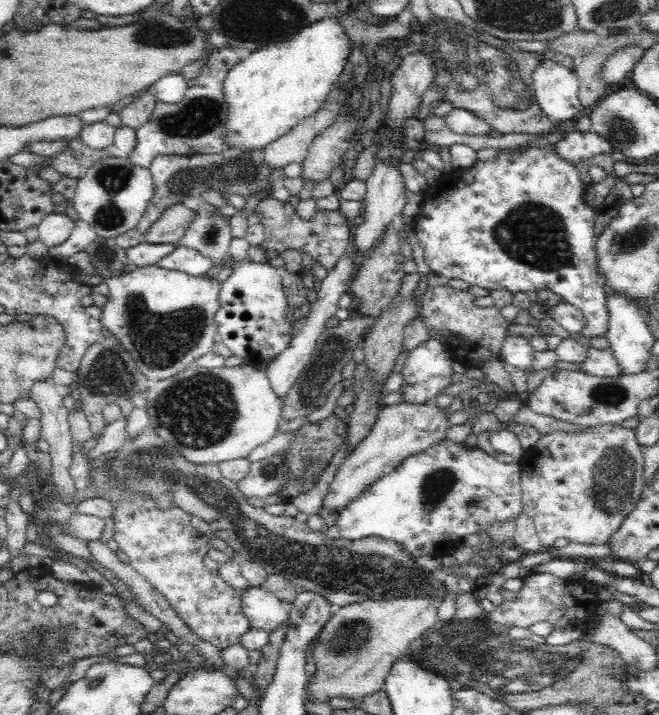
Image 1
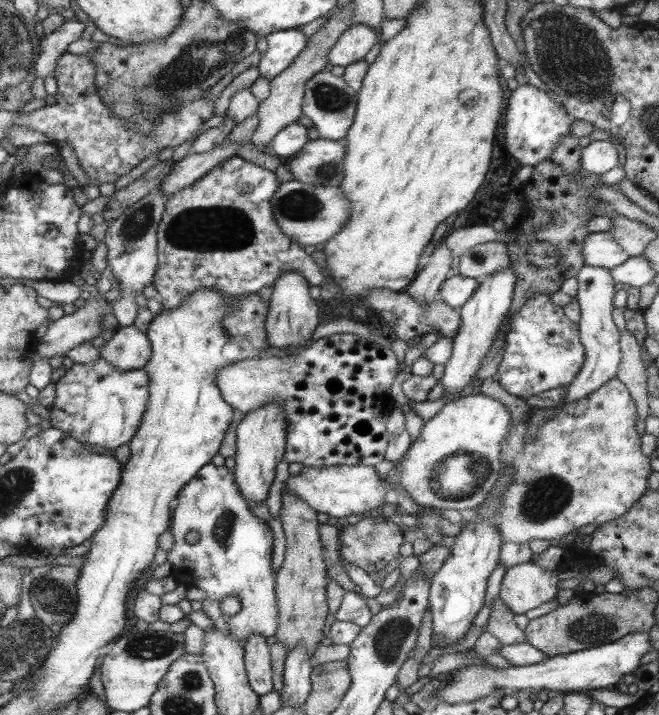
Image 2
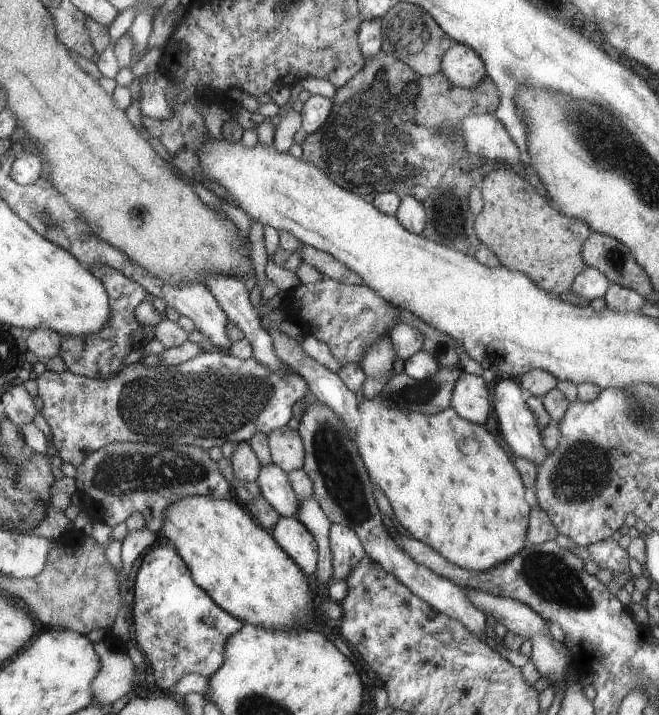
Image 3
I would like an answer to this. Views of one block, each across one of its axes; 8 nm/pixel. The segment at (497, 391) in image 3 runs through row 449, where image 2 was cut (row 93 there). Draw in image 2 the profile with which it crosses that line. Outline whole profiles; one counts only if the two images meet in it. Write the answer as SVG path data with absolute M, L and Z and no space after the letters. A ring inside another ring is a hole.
M530 85L517 86L507 98L505 112L505 149L521 166L535 166L547 161L561 143L562 137L570 134L572 119L548 94Z

